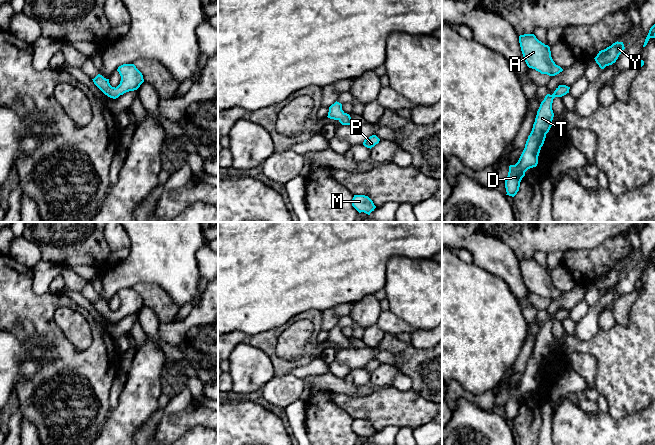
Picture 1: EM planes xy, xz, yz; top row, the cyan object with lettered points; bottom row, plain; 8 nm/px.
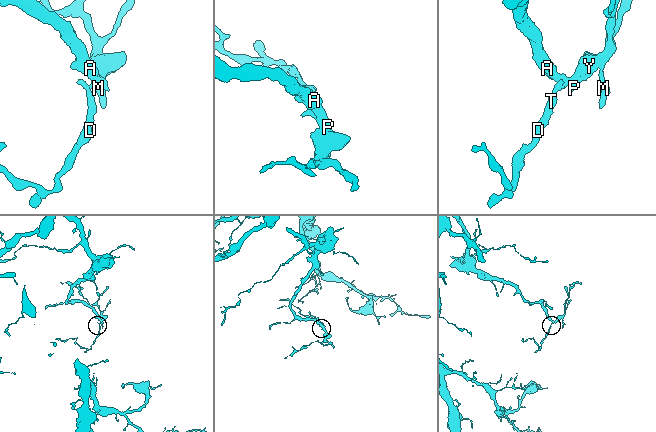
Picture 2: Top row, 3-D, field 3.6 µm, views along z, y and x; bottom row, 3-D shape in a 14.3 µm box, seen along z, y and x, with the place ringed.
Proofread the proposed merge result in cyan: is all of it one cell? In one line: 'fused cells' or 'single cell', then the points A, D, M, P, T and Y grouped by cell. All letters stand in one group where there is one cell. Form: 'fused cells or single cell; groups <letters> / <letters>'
single cell; groups A D M P T Y

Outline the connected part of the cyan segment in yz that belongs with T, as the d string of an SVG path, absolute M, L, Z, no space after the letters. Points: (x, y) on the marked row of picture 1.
M559 85L552 95L547 94L541 102L525 148L518 162L515 165L509 166L508 176L505 180L506 195L514 197L519 191L520 182L525 176L525 172L537 166L541 147L544 144L546 134L553 124L553 99L566 95L569 93L569 89L570 87L566 85Z

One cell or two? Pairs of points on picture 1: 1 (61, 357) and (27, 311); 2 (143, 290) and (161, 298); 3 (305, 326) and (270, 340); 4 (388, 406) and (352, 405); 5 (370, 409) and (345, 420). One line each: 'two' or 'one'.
1: one
2: one
3: two
4: one
5: two

